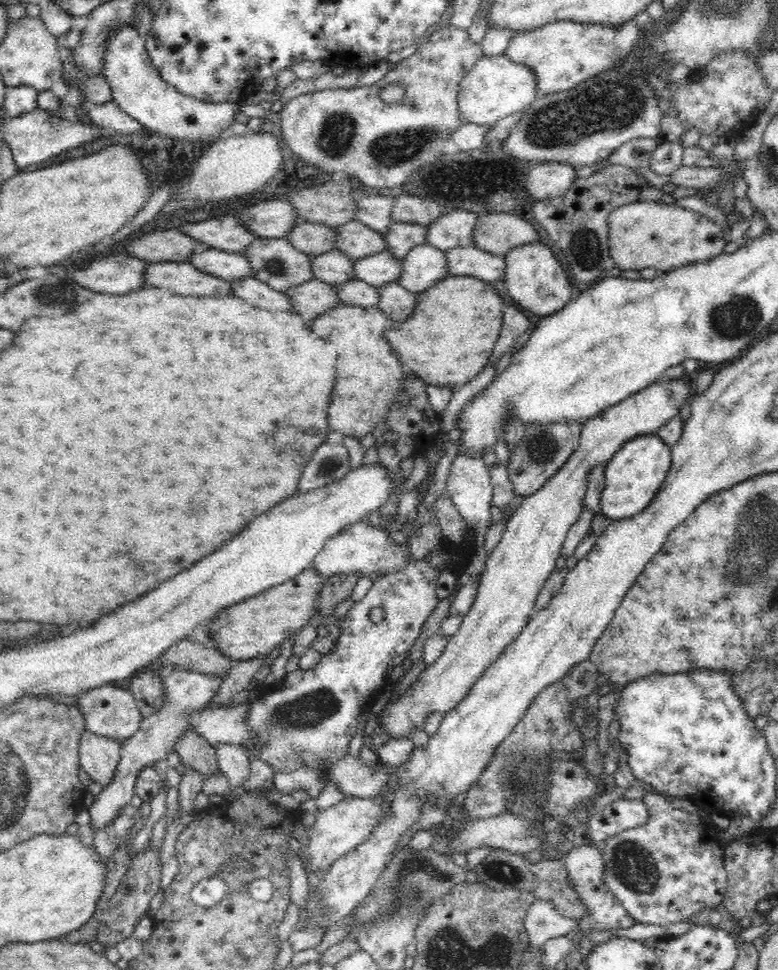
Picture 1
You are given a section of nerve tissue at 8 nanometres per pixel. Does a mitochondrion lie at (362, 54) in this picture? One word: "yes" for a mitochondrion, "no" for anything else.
no

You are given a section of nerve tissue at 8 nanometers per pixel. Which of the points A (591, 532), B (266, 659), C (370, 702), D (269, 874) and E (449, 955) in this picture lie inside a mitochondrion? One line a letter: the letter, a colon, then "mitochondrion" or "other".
A: other
B: other
C: other
D: mitochondrion
E: mitochondrion

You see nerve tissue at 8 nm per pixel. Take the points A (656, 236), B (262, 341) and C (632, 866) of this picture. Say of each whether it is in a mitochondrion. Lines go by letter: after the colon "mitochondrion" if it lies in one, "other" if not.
A: other
B: other
C: mitochondrion

